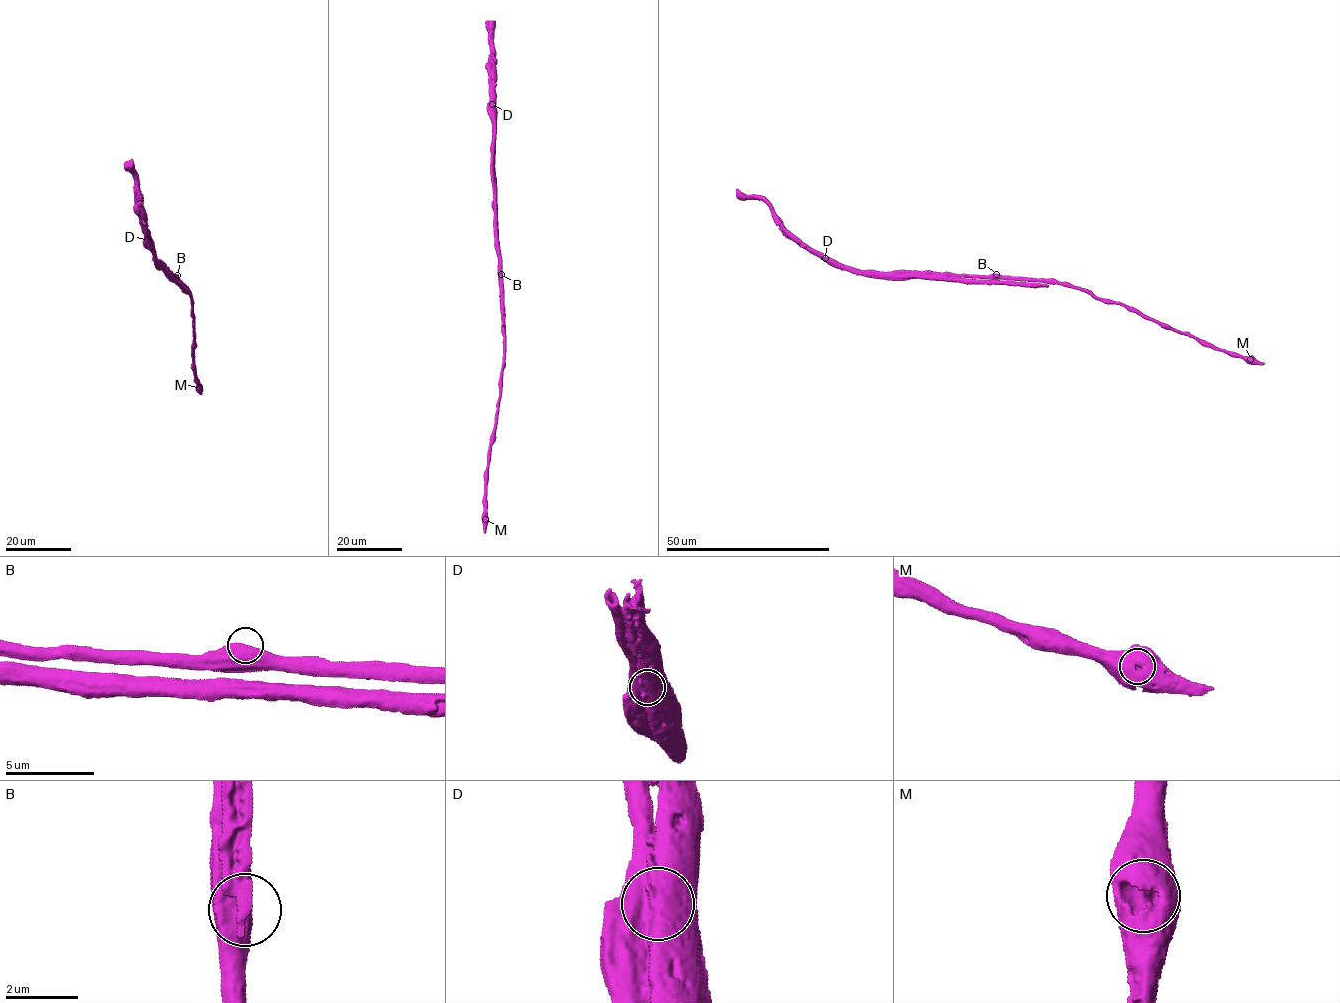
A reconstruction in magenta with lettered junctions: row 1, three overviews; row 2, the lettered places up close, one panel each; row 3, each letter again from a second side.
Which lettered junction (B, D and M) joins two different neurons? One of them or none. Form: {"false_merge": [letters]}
{"false_merge": ["D"]}

